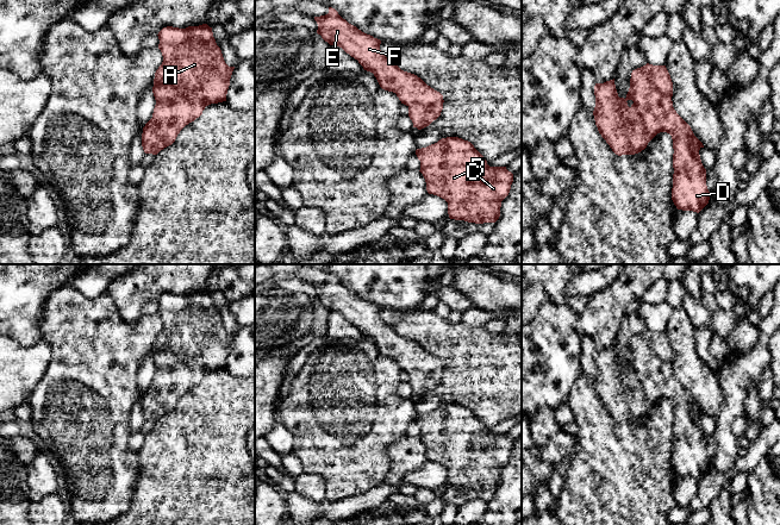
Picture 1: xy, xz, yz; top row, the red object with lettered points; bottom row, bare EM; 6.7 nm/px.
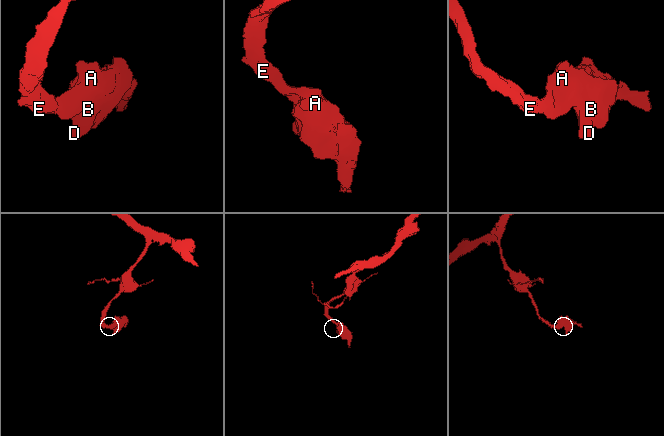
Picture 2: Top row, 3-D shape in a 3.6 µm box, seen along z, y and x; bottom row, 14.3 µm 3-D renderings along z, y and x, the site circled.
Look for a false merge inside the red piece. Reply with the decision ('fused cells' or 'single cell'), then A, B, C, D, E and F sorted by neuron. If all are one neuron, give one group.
single cell; groups A B C D E F

